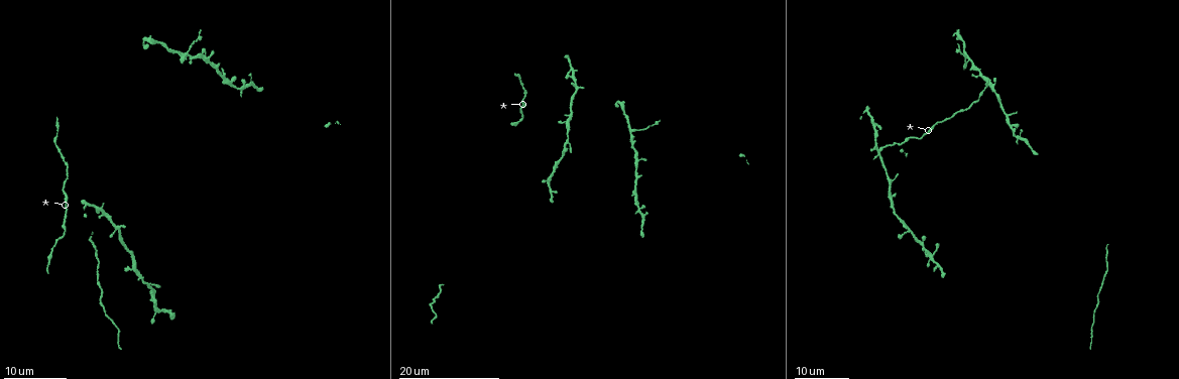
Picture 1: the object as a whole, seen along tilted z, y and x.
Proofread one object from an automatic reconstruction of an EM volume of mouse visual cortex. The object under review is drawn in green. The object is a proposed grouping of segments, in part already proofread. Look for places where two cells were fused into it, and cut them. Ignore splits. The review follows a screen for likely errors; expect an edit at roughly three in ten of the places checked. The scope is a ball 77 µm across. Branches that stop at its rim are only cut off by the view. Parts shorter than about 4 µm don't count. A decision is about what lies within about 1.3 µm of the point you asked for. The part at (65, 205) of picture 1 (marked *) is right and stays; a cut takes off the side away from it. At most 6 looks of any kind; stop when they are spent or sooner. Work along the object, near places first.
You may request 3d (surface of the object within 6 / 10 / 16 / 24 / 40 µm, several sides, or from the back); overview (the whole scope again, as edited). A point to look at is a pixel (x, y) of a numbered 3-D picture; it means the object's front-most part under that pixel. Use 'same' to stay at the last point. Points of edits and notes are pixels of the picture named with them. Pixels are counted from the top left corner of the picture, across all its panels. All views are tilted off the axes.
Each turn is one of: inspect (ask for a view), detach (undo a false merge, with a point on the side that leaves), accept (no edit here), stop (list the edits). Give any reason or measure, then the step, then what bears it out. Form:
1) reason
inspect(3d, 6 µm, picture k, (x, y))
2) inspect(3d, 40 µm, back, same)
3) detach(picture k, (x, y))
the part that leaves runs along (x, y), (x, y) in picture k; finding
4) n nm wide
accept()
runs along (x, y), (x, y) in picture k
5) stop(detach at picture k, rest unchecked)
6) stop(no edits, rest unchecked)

three arms meet
inspect(3d, 16 µm, picture 1, (877, 153))

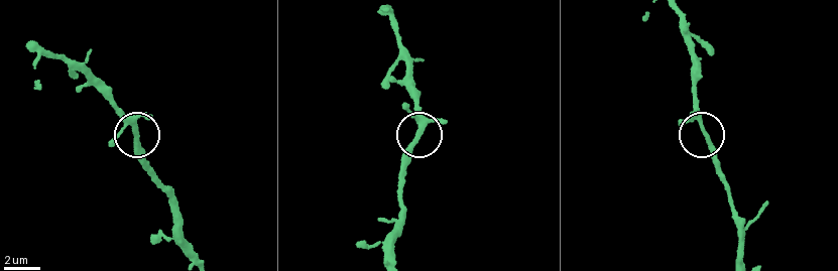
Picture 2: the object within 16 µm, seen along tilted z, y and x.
inspect(3d, 10 µm, picture 2, (133, 132))

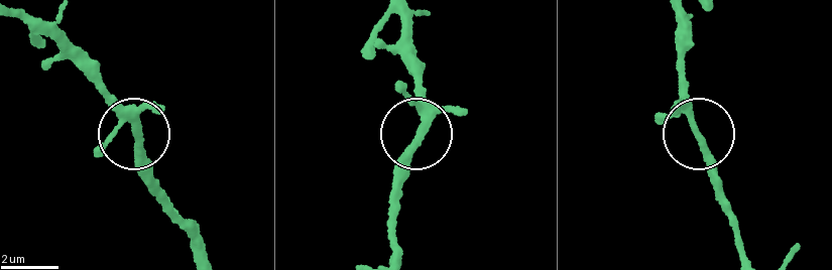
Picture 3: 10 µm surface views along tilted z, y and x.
210 nm wide
accept()
one cell here

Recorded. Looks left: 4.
three-way junction
inspect(3d, 24 µm, picture 1, (970, 59))

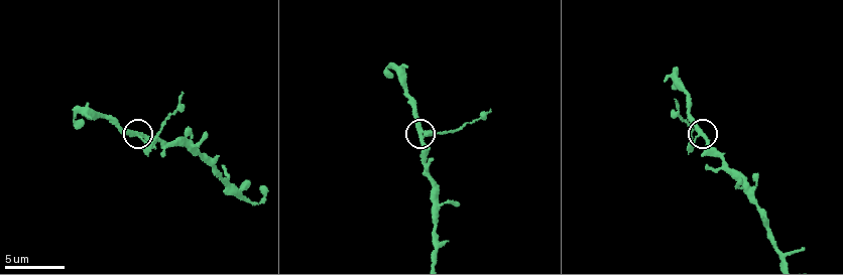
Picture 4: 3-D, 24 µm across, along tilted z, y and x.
inspect(3d, 10 µm, picture 4, (136, 135))

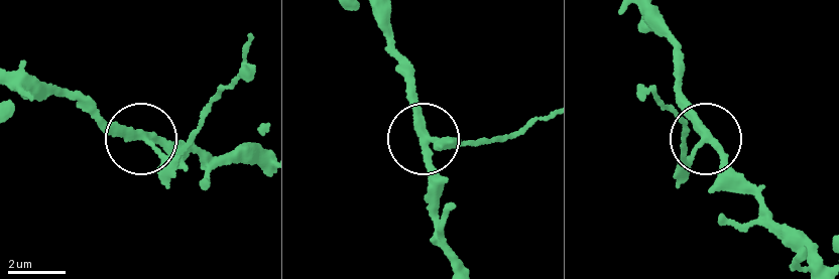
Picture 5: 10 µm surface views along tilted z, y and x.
detach(picture 5, (196, 130))
the part that leaves runs along (693, 158), (684, 154), (680, 116), (656, 95) in picture 5; a second cell is stuck on

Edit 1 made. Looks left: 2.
three-way junction
inspect(3d, 6 µm, picture 4, (778, 251))

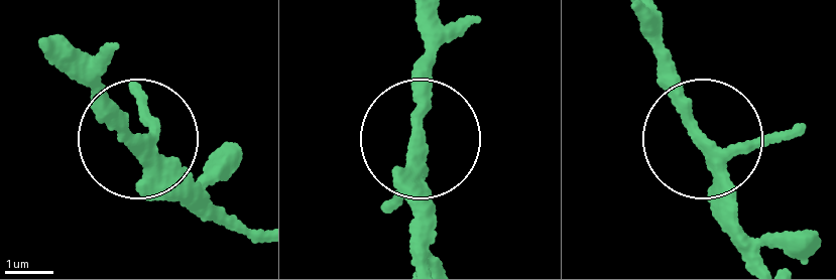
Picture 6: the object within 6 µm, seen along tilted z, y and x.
other side
inspect(3d, 6 µm, back, picture 6, (416, 126))

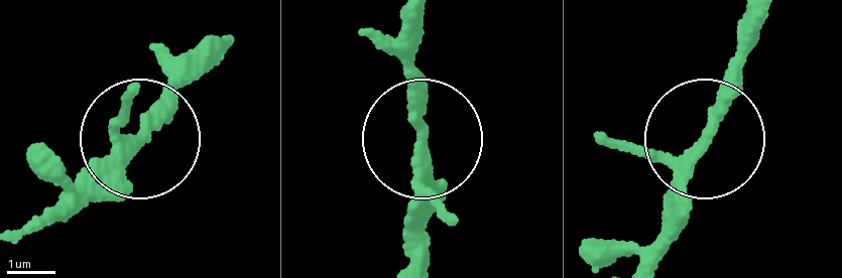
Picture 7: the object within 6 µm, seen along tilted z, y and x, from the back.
200 nm wide
accept()
runs along (423, 17), (426, 250) in picture 7; one cell here

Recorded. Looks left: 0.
stop(detach at picture 5, rest unchecked)

